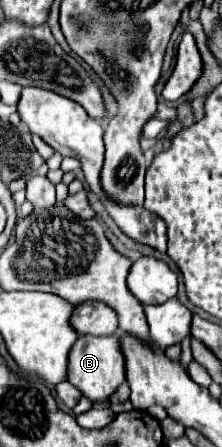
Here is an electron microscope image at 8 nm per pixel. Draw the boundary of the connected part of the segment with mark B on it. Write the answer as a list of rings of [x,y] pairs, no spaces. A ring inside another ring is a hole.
[[[117,334],[113,336],[79,336],[69,352],[69,376],[67,380],[75,384],[83,396],[93,402],[107,400],[123,382],[125,382],[125,356],[121,352],[121,340]]]

